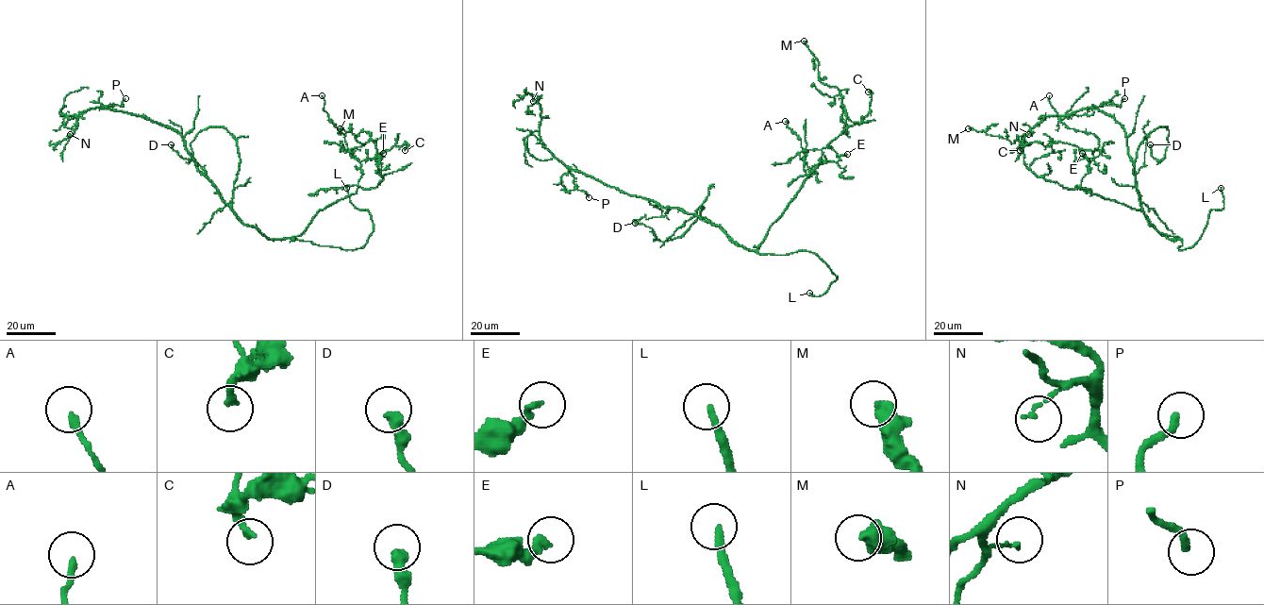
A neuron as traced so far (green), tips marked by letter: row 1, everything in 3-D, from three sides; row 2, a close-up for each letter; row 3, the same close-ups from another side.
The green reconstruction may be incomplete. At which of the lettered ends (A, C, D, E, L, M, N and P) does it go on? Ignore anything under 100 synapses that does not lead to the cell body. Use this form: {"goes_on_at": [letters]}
{"goes_on_at": []}

